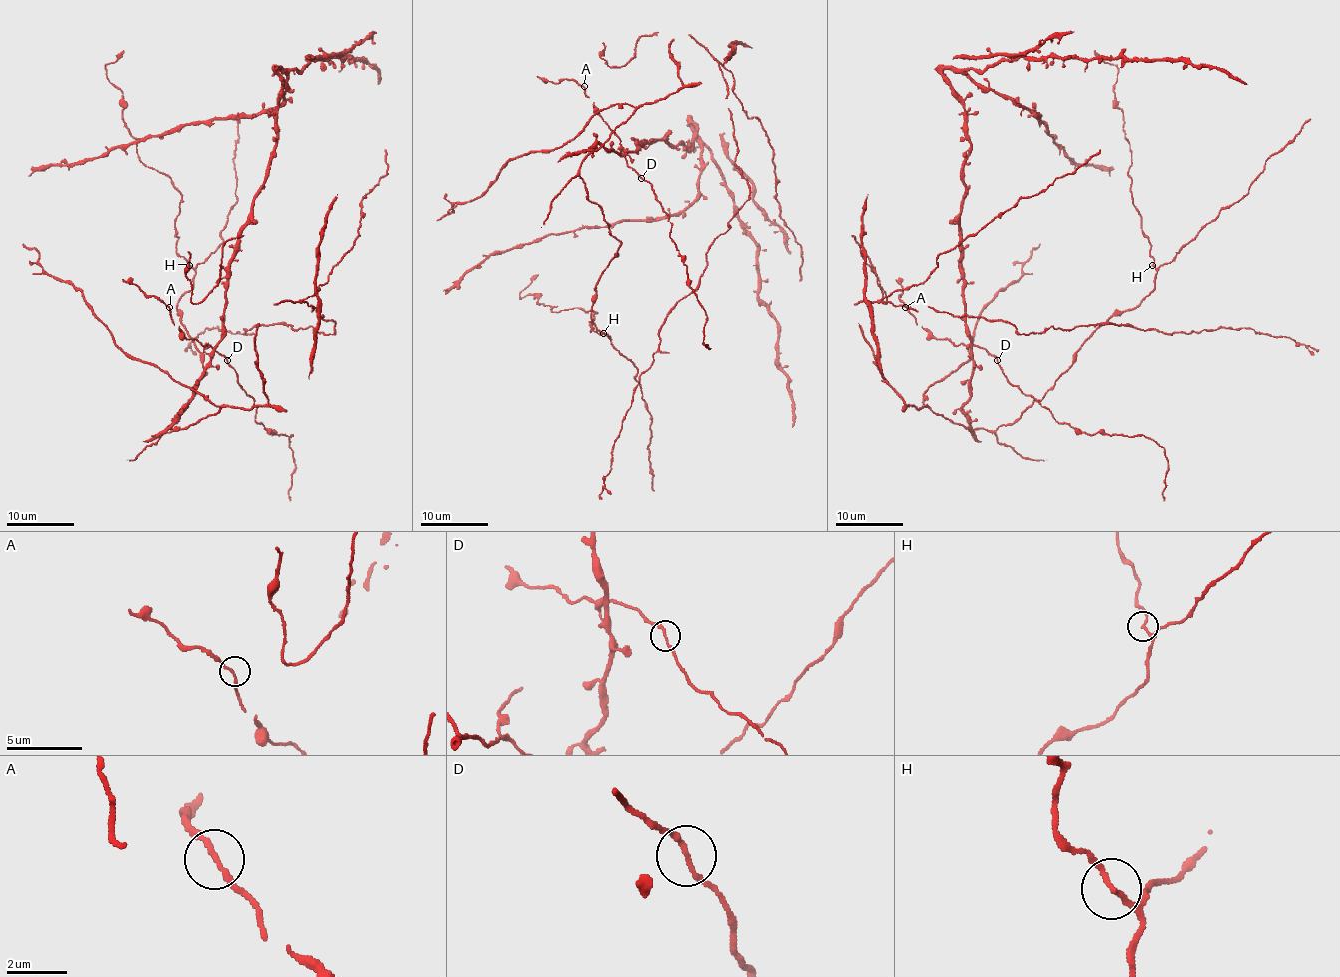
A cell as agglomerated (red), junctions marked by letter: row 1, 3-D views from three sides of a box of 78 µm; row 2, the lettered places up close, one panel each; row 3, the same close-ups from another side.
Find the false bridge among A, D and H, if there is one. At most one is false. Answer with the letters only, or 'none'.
none

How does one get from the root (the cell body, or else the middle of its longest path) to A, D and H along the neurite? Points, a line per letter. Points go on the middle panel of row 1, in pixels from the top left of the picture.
A: (599, 147), (591, 150), (599, 143), (606, 150), (625, 154), (620, 138), (603, 120), (584, 86)
D: (599, 147), (591, 150), (599, 143), (606, 150), (625, 154), (620, 148), (626, 164), (642, 177)
H: (599, 147), (582, 162), (579, 176), (620, 243), (596, 286), (591, 308), (592, 323), (603, 333)

